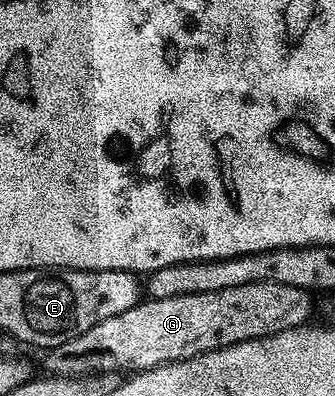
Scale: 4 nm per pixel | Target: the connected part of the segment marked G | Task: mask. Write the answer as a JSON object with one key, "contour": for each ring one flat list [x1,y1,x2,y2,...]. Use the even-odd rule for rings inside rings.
{"contour":[[257,281,253,285,233,285,233,289,217,289,213,293,185,293,185,297,161,297,160,299,144,298,129,309,125,309,125,313,117,313,117,317,105,317,105,321,101,321,97,325,85,329,85,333,81,333,77,337,73,337,61,345,50,348,50,350,44,354,47,356,43,359,42,370,48,375,60,375,61,377,69,377,70,379,82,379,84,375,115,375,116,373,120,373,119,371,127,371,123,373,148,371,149,369,160,367,166,363,185,361,186,359,192,359,193,357,204,355,210,351,216,351,222,347,237,345,241,341,253,341,261,337,269,337,273,333,281,333,285,329,302,327,308,322,307,317,311,313,311,299,313,299,312,292,306,291,305,289,297,289,297,285,277,285,273,281]]}

